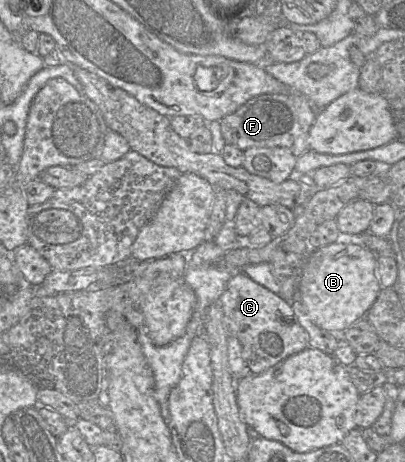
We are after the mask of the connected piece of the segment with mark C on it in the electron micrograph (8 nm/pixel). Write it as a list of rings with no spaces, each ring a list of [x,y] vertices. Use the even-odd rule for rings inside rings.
[[[237,272],[231,277],[218,303],[224,314],[228,337],[237,337],[242,345],[247,373],[260,374],[309,347],[309,334],[298,323],[290,303],[243,272]]]

